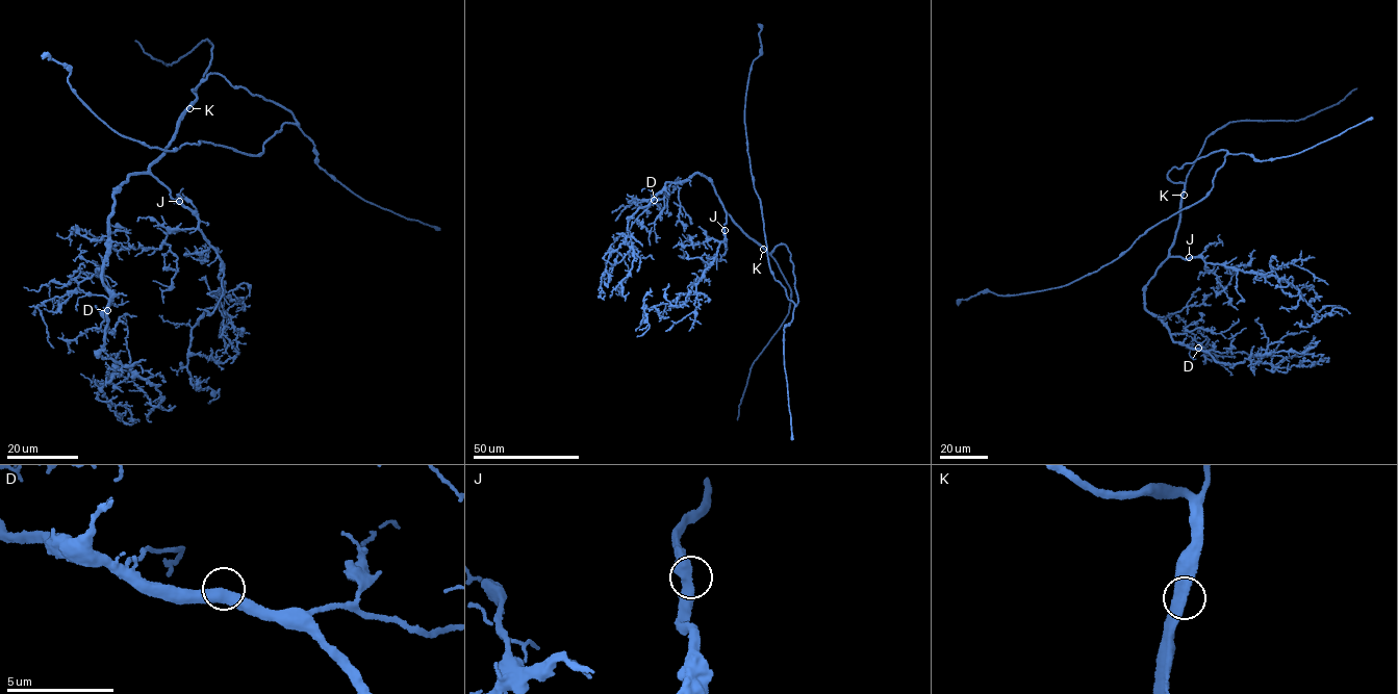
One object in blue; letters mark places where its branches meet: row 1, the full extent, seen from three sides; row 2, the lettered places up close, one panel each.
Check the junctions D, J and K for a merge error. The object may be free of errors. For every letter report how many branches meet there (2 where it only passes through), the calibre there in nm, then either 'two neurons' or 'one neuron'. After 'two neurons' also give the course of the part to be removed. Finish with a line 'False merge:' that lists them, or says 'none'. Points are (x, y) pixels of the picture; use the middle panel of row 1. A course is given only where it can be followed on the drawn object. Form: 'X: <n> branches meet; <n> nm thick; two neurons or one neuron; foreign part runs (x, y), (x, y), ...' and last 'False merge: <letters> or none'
D: 2 branches meet; 500 nm thick; one neuron
J: 2 branches meet; 480 nm thick; one neuron
K: 2 branches meet; 500 nm thick; one neuron
False merge: none

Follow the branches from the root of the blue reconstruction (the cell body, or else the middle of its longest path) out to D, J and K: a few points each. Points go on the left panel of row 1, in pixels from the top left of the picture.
D: (231, 85), (214, 73), (197, 84), (164, 155), (115, 194), (102, 279), (107, 310)
J: (231, 85), (214, 73), (197, 84), (196, 100), (180, 120), (174, 139), (150, 166), (179, 201)
K: (231, 85), (219, 74), (211, 73), (195, 88), (196, 100), (189, 108)

